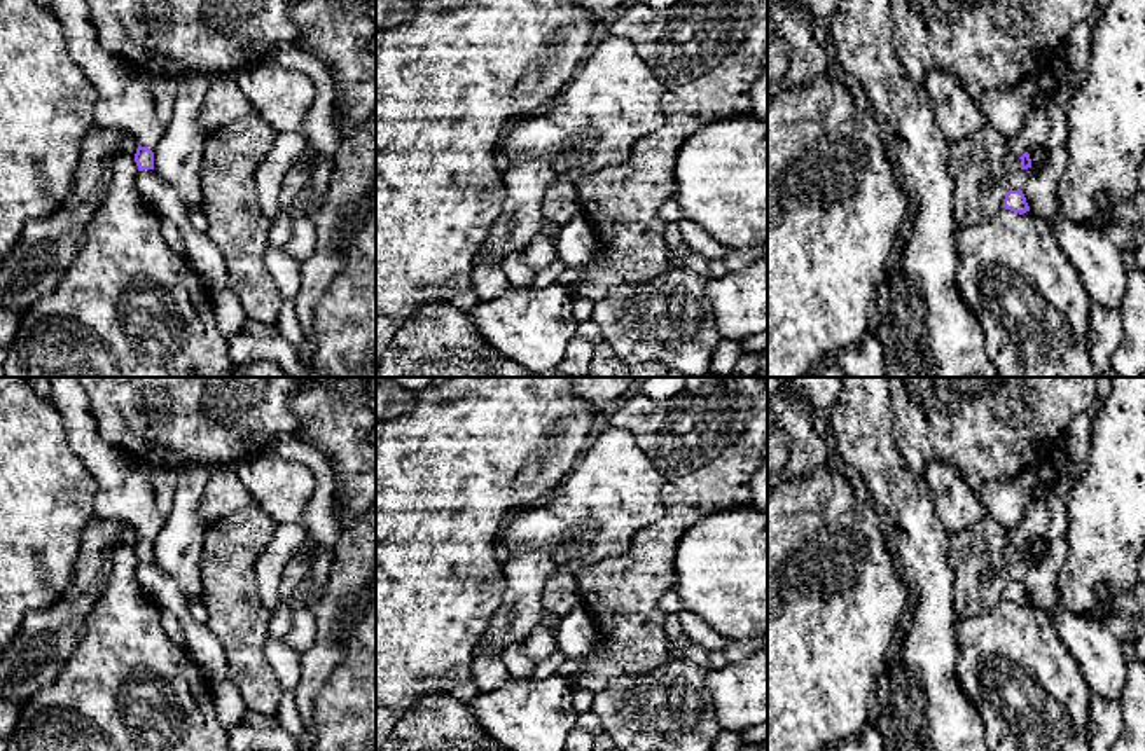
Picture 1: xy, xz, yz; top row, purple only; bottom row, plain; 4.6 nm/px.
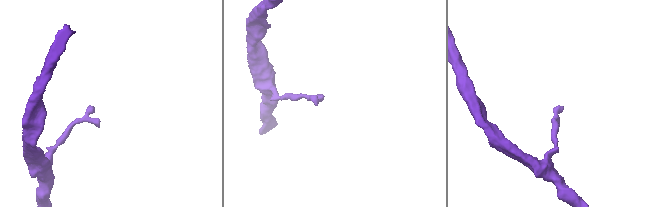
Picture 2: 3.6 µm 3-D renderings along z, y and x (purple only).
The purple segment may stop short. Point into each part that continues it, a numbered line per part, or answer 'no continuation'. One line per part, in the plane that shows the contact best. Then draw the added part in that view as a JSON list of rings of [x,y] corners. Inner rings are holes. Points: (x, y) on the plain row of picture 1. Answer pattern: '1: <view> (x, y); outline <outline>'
no continuation

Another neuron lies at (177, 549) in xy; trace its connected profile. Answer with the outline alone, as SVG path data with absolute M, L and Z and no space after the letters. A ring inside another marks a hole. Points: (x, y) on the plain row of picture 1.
M203 466L178 470L175 501L164 526L156 536L154 564L171 576L187 599L203 599L199 561L206 522L199 505L210 480Z

